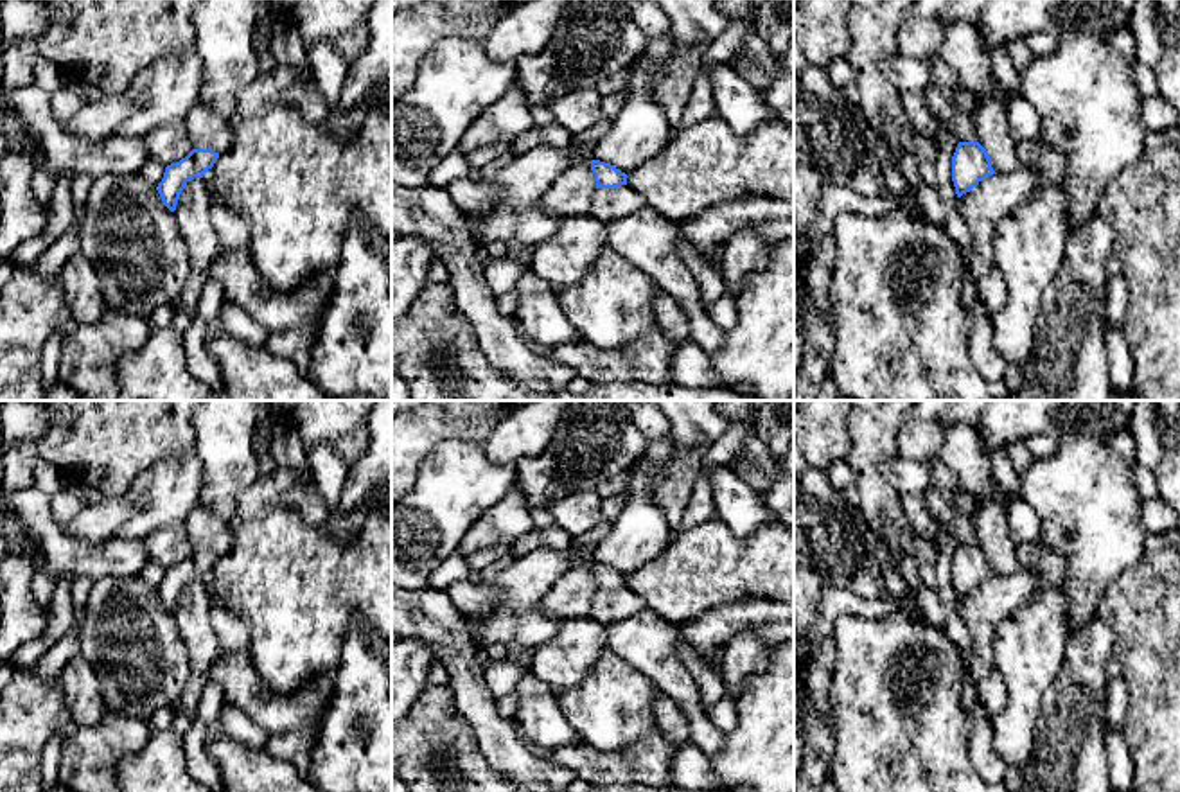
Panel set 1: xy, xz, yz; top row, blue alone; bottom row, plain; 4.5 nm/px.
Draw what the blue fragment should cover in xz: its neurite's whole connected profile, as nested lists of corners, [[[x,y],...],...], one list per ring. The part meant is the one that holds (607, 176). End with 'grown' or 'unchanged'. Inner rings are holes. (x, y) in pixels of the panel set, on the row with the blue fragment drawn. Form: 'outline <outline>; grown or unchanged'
outline [[[591,160],[596,189],[591,198],[591,216],[602,223],[639,210],[645,201],[627,185],[627,174],[611,163]]]; grown

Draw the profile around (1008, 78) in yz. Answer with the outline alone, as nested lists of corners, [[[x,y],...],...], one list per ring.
[[[999,45],[990,56],[993,75],[1004,95],[1013,97],[1020,93],[1020,74],[1015,70],[1006,45]]]

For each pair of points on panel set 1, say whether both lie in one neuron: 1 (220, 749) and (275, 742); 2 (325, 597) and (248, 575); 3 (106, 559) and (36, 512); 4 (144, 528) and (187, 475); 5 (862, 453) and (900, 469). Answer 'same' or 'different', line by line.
1: different
2: same
3: same
4: same
5: different

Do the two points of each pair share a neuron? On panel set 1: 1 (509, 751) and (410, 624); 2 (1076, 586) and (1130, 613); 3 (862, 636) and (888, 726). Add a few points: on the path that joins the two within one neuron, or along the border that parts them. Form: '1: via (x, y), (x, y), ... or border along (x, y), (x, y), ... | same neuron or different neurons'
1: via (484, 717), (471, 695), (464, 665), (444, 645) | same neuron
2: border along (1128, 568), (1107, 588), (1094, 613) | different neurons
3: via (877, 658), (879, 683), (888, 704) | same neuron

